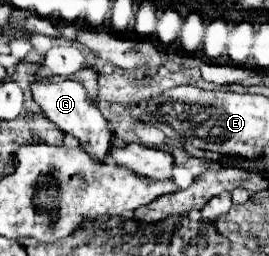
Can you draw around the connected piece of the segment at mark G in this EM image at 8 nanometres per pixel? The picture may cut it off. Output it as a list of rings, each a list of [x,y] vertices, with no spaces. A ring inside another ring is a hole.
[[[65,80],[65,82],[57,82],[57,84],[33,84],[33,98],[35,102],[41,106],[41,110],[45,112],[45,116],[63,132],[73,136],[83,150],[97,162],[103,162],[105,156],[111,150],[111,140],[113,140],[113,130],[109,128],[109,122],[103,118],[103,114],[99,112],[99,108],[87,100],[85,88],[79,82],[73,80]]]

